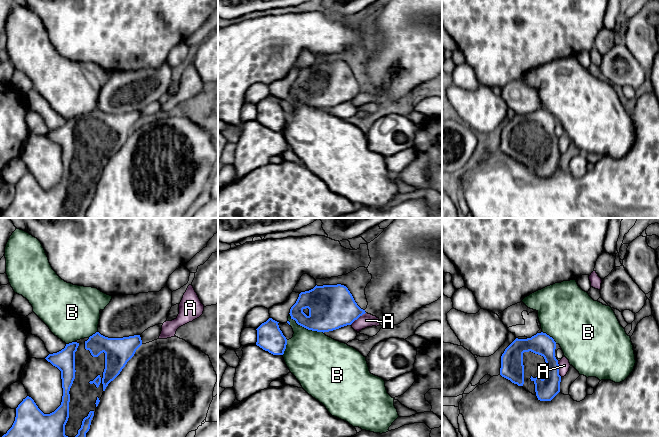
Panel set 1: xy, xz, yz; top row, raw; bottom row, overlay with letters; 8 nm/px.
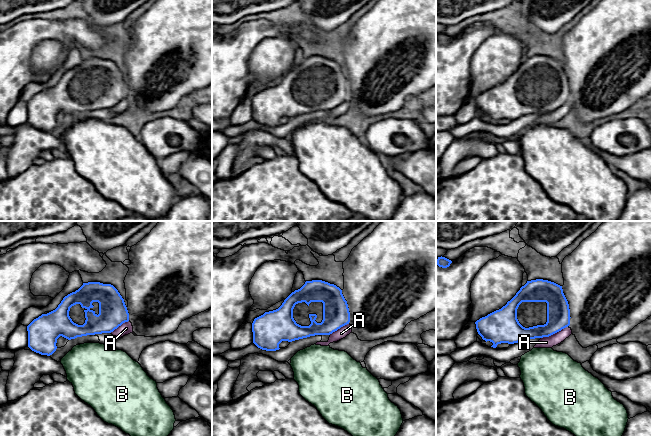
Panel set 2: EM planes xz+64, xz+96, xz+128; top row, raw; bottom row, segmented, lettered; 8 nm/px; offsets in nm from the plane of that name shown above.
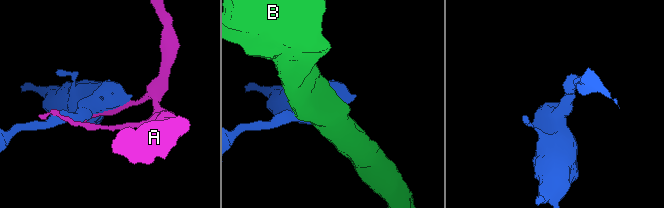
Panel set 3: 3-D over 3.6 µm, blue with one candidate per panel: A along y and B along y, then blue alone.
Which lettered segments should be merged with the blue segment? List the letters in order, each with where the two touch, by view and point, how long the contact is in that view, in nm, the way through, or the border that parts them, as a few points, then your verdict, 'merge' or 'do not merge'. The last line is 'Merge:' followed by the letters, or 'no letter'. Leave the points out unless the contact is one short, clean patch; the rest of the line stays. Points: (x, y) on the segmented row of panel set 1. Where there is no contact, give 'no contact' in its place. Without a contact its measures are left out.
A: contact yz (558, 369); length 130 nm; do not merge
B: contact xz (305, 327); length 320 nm; do not merge
Merge: no letter

